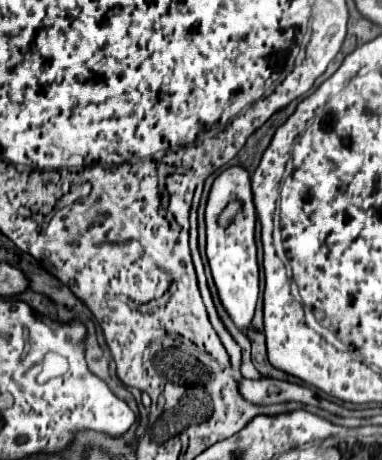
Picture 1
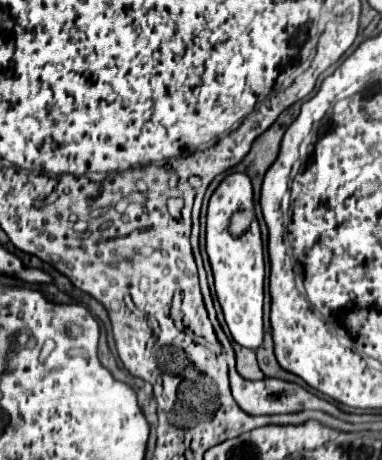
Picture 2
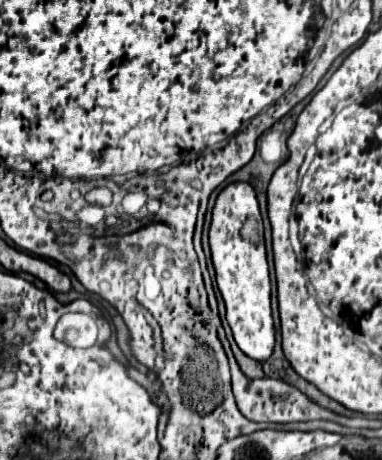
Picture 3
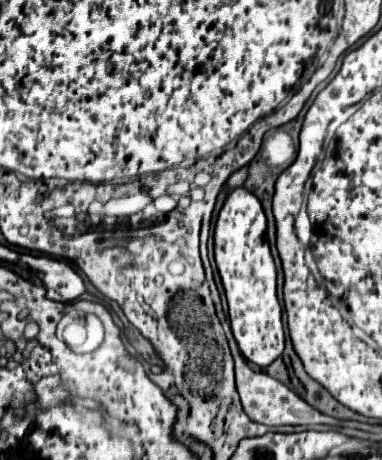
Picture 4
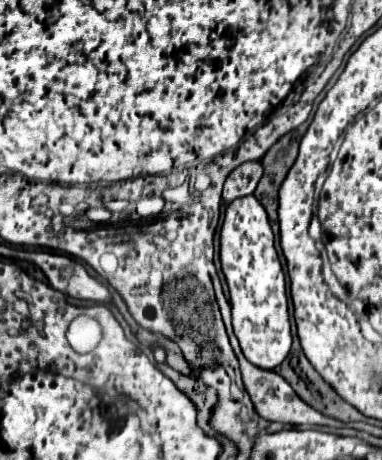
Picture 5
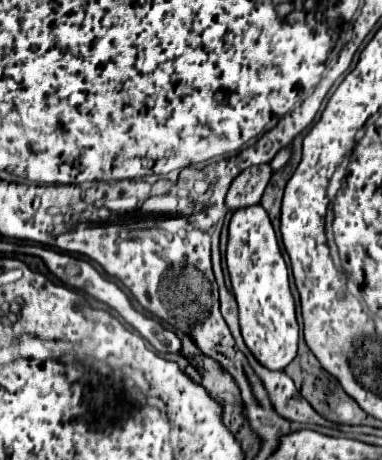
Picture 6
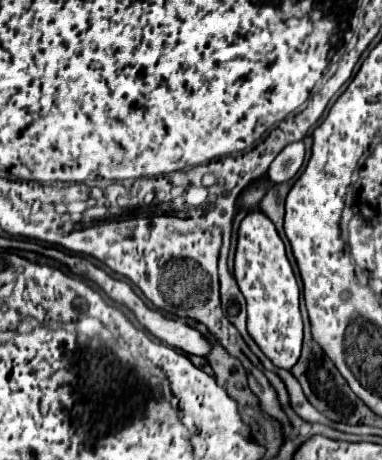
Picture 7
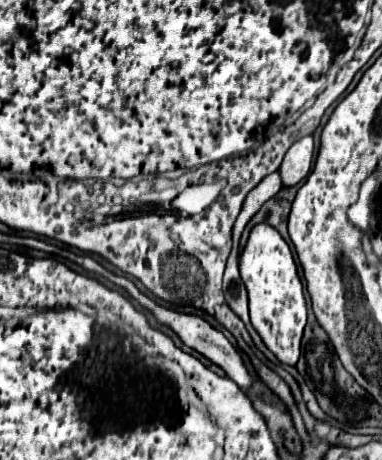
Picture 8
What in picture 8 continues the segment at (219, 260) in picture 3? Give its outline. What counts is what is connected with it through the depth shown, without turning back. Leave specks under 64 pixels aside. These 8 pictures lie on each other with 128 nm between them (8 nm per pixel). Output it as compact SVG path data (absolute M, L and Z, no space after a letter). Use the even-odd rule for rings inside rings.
M268 224L252 228L248 244L240 254L240 276L250 298L252 326L280 362L294 366L300 358L300 340L306 326L306 298L290 246L278 230Z

